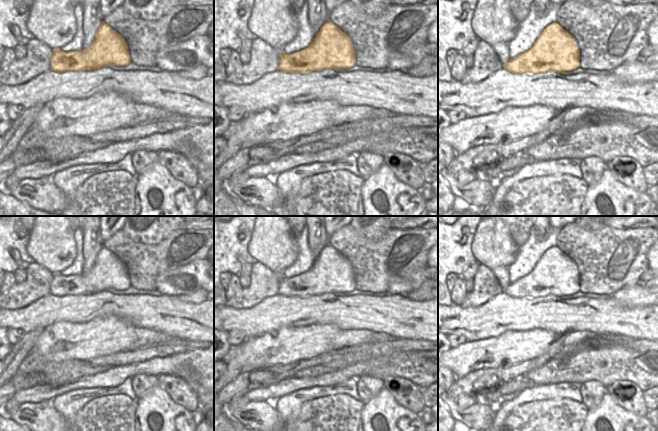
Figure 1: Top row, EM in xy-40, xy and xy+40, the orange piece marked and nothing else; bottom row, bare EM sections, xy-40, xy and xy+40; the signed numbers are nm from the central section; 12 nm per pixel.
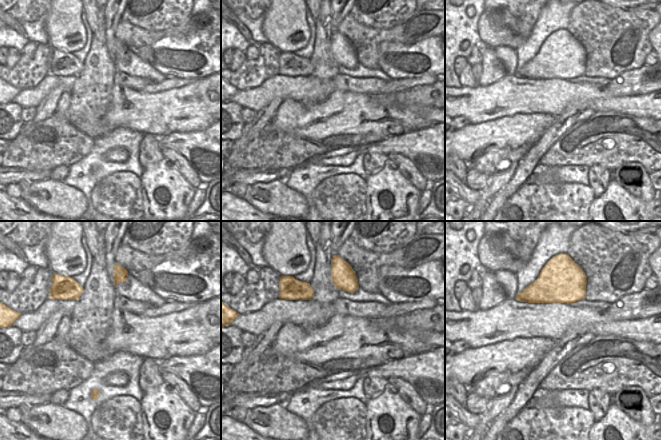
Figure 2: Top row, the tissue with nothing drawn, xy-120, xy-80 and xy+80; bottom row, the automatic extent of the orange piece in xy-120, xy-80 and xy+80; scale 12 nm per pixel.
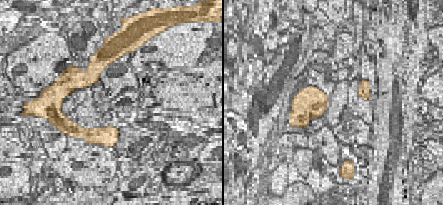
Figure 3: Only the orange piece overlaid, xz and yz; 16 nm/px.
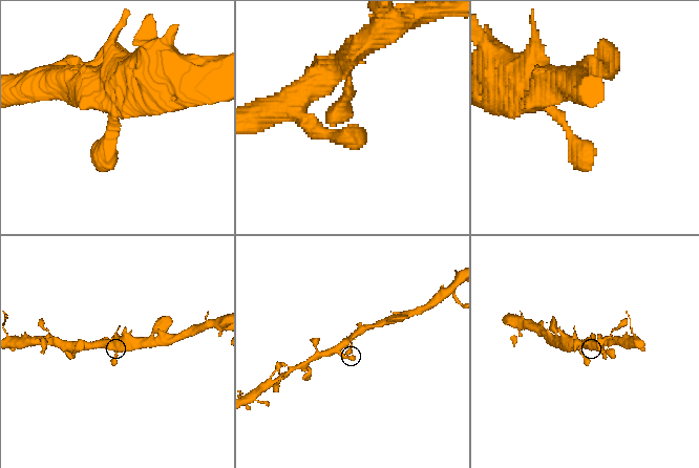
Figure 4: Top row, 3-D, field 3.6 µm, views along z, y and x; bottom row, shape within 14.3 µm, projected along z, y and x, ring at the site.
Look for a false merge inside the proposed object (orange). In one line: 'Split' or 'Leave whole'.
Leave whole

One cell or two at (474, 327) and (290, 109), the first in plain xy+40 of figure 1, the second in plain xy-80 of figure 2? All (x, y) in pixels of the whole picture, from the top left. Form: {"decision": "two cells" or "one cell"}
{"decision": "two cells"}

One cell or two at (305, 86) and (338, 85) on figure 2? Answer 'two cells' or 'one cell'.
one cell

